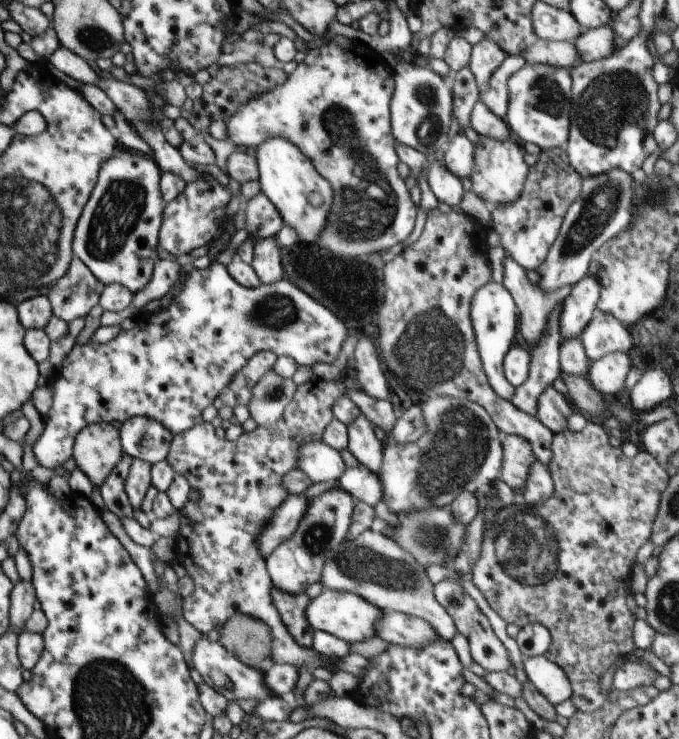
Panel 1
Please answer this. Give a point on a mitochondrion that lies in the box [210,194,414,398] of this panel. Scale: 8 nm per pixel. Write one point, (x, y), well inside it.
(277, 311)

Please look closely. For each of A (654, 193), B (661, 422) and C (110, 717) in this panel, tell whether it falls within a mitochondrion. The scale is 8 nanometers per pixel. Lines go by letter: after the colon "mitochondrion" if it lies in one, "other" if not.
A: mitochondrion
B: other
C: mitochondrion

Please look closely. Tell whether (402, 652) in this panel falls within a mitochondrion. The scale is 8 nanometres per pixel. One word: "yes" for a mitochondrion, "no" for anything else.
no

